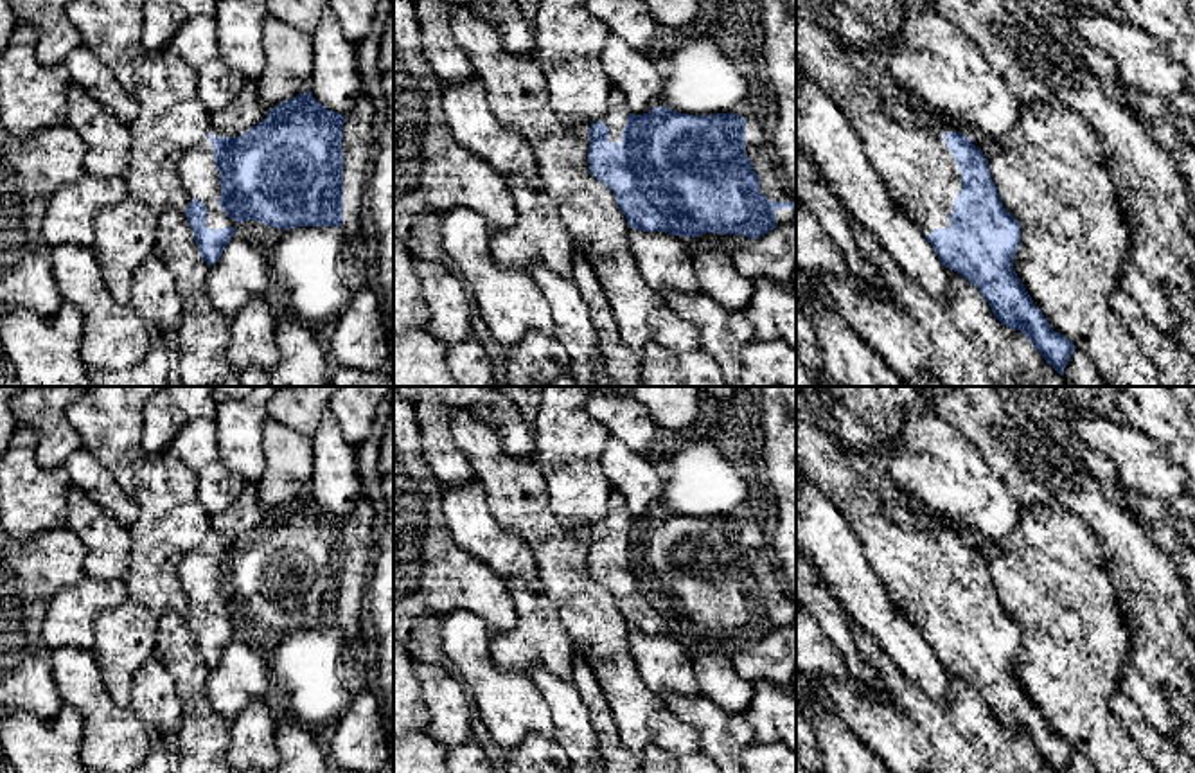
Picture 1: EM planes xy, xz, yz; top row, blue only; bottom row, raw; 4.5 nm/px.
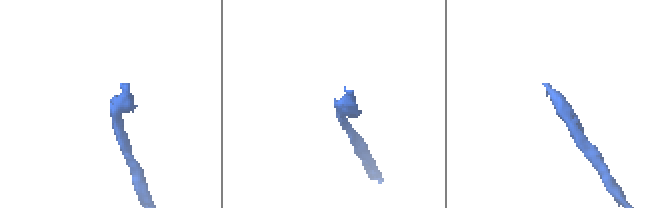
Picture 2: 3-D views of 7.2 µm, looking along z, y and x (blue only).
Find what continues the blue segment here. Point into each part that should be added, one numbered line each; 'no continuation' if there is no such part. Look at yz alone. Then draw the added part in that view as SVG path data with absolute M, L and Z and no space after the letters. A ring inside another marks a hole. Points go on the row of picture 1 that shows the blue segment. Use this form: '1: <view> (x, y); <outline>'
1: yz (915, 164); M796 0L796 61L848 119L863 151L890 196L924 234L951 227L949 214L961 191L961 176L943 133L893 119L850 63L848 45L823 27L818 14L832 14L837 0Z

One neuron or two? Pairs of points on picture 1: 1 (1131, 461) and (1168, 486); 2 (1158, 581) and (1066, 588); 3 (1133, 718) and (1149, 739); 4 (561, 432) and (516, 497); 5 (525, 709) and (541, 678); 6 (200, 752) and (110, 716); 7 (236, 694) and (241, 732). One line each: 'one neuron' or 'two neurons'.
1: one neuron
2: two neurons
3: one neuron
4: two neurons
5: two neurons
6: two neurons
7: two neurons

